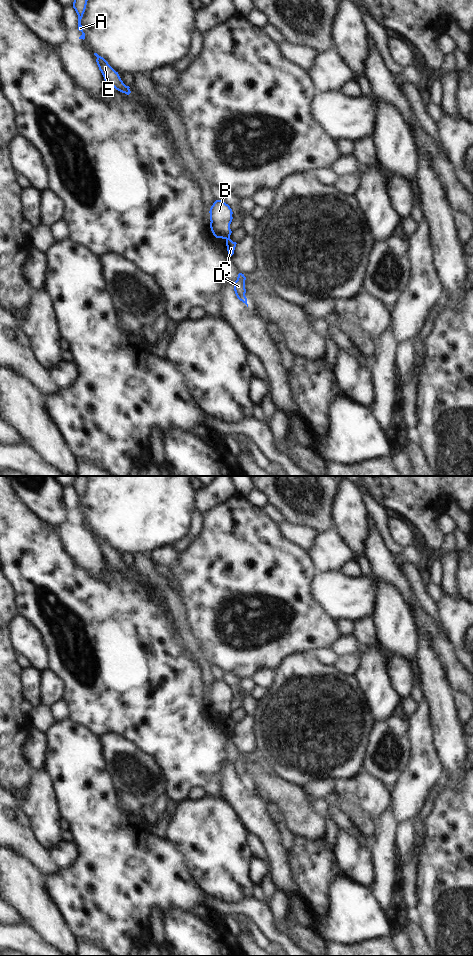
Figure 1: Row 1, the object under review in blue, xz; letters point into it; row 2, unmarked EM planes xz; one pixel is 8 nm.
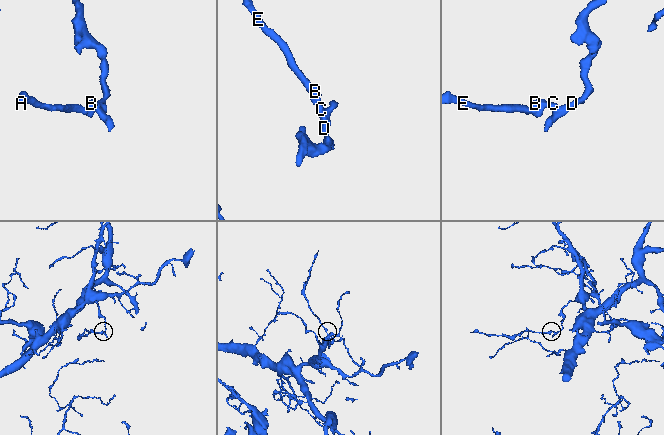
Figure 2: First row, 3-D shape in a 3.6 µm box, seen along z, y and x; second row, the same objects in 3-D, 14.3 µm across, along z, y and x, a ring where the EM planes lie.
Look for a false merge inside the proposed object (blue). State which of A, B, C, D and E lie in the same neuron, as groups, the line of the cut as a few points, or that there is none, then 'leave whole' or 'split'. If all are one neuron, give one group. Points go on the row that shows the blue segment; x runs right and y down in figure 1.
A B E / C D | xz (229, 237), (226, 239) | split

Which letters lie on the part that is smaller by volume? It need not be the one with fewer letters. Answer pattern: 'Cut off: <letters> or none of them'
Cut off: A, B, E

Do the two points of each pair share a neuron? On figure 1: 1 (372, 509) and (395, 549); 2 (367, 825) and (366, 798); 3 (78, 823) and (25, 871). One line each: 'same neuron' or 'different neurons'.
1: same neuron
2: different neurons
3: different neurons

